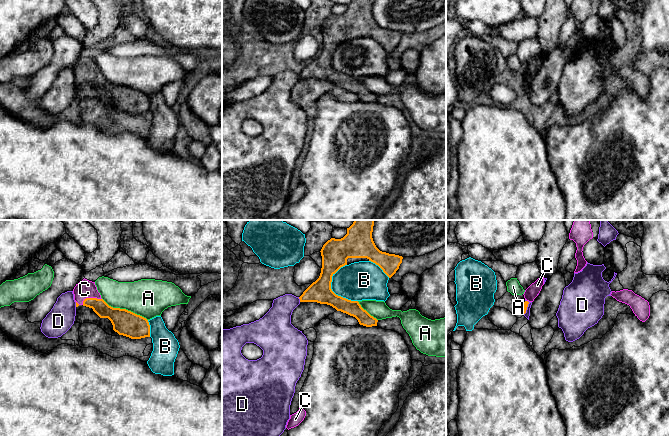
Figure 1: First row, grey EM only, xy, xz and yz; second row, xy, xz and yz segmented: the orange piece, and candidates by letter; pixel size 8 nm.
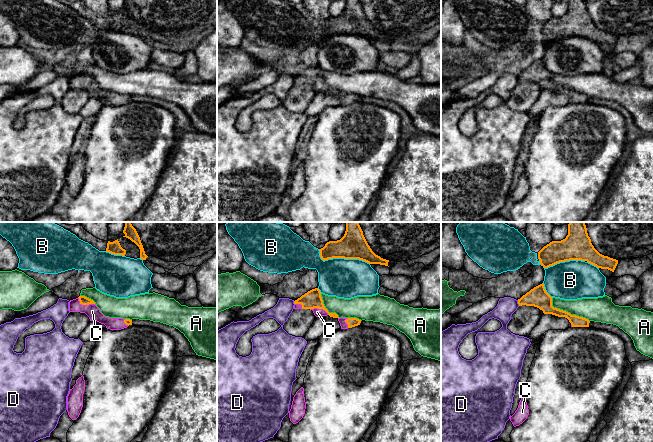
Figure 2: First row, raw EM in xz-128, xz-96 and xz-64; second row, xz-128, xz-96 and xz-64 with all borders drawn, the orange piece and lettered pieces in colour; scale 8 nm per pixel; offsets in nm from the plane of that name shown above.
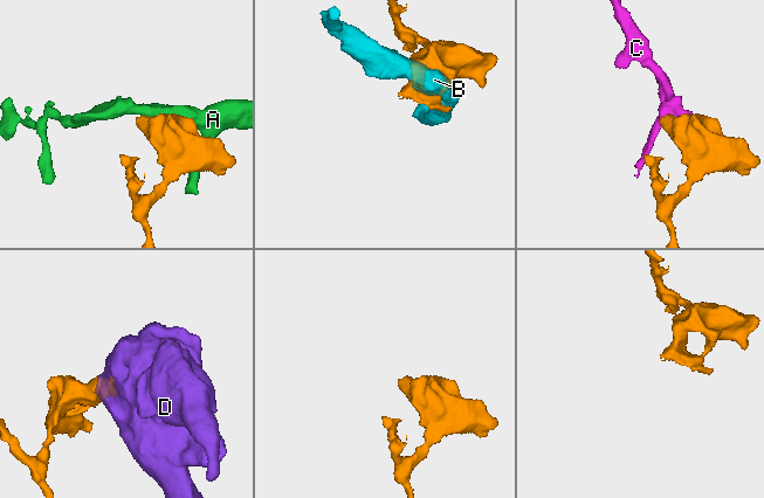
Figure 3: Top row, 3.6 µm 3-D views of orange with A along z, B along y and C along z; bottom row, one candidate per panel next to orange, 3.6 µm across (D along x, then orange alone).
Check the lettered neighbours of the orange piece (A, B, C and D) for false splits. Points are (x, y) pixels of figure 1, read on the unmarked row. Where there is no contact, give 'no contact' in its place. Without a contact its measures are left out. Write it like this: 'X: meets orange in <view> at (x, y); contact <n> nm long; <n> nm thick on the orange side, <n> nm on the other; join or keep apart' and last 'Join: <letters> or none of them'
A: meets orange in xy at (125, 85); contact 400 nm long; 200 nm thick on the orange side, 300 nm on the other; keep apart
B: meets orange in xz at (331, 65); contact 320 nm long; 190 nm thick on the orange side, 320 nm on the other; keep apart
C: meets orange in xy at (90, 74); contact 170 nm long; 130 nm thick on the orange side, 150 nm on the other; join
D: meets orange in xz at (299, 74); contact 40 nm long; 180 nm thick on the orange side, 220 nm on the other; keep apart
Join: C

